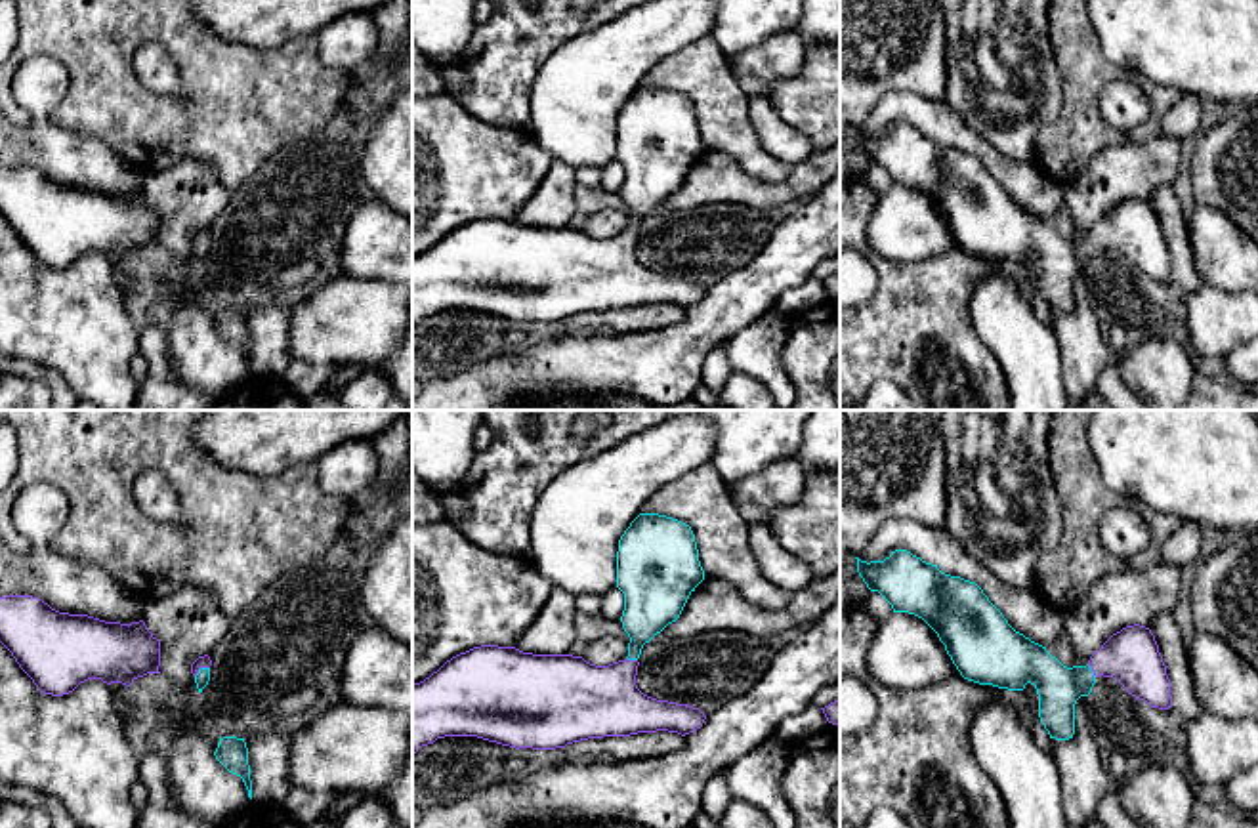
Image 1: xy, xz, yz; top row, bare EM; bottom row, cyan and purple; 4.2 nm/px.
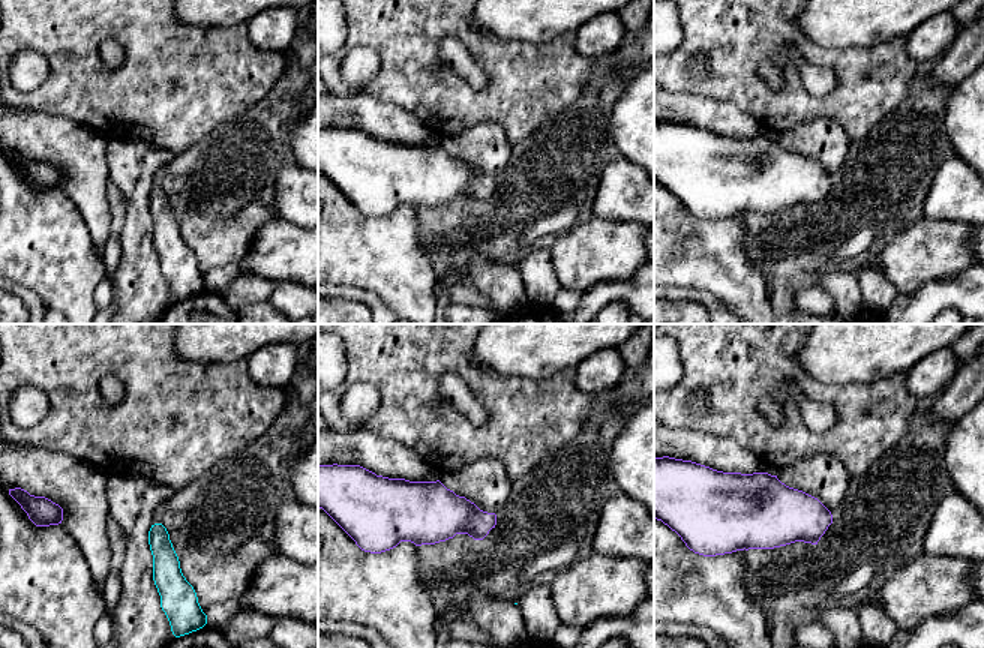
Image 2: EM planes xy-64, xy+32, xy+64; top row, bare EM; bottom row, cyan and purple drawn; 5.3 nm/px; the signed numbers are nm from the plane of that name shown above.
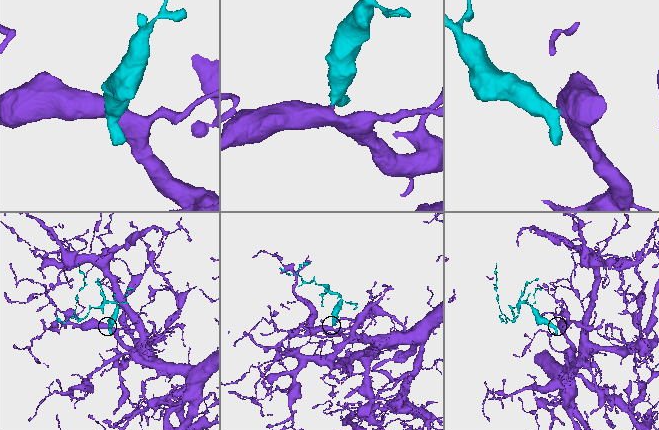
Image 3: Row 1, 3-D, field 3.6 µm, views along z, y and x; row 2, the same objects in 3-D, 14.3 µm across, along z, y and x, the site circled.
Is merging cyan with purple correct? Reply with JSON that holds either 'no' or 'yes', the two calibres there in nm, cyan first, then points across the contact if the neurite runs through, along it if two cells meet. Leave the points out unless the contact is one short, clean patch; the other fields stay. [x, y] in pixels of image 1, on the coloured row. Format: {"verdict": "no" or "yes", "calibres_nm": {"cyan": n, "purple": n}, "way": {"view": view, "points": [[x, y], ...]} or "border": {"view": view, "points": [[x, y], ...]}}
{"verdict": "yes", "calibres_nm": {"cyan": 60, "purple": 50}, "way": {"view": "xy", "points": [[203, 676], [201, 668], [205, 661]]}}

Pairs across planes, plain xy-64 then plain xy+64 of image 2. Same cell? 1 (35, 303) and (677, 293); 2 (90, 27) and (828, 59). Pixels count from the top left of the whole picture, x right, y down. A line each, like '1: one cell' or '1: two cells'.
1: one cell
2: one cell

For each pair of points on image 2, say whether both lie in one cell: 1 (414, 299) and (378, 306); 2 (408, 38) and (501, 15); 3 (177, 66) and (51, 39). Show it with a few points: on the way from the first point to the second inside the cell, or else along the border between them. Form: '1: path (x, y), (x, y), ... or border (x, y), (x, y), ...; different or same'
1: border (356, 285), (374, 291), (390, 308); different
2: border (470, 15), (470, 21), (477, 29), (503, 39); different
3: path (146, 38), (137, 29), (83, 29); same

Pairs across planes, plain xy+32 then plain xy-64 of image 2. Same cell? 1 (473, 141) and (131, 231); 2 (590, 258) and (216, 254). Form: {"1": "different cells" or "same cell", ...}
{"1": "same cell", "2": "different cells"}

